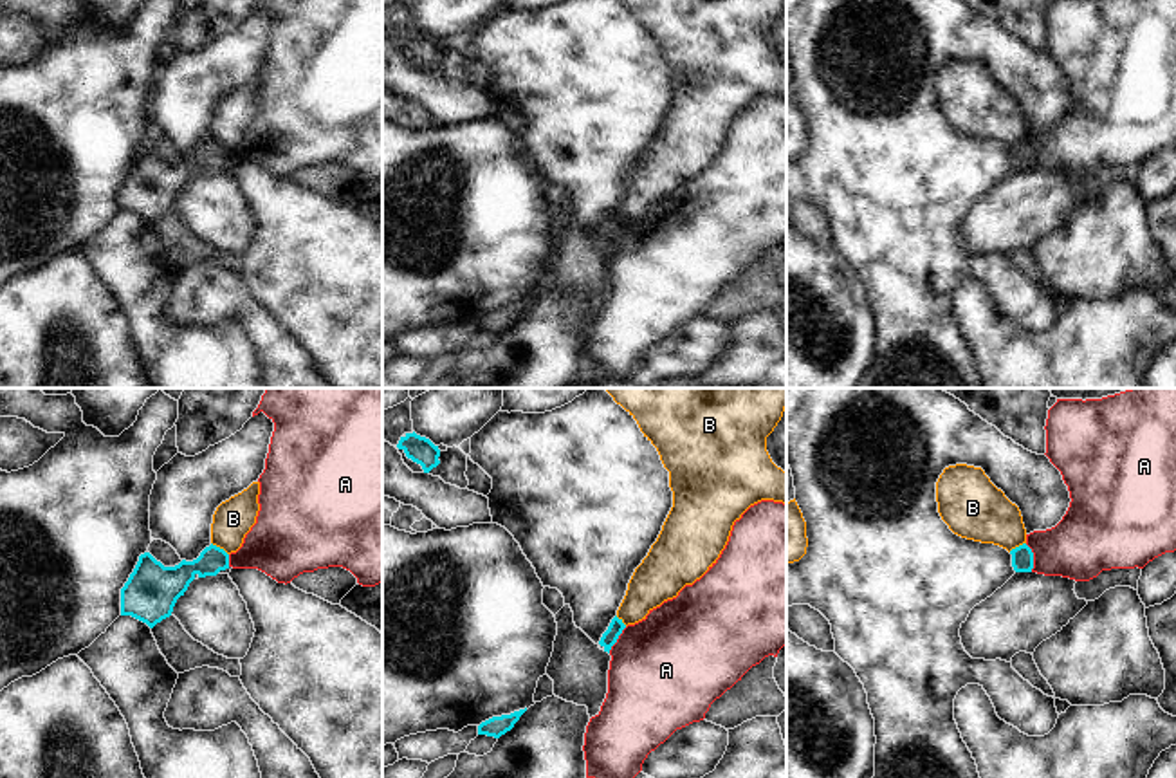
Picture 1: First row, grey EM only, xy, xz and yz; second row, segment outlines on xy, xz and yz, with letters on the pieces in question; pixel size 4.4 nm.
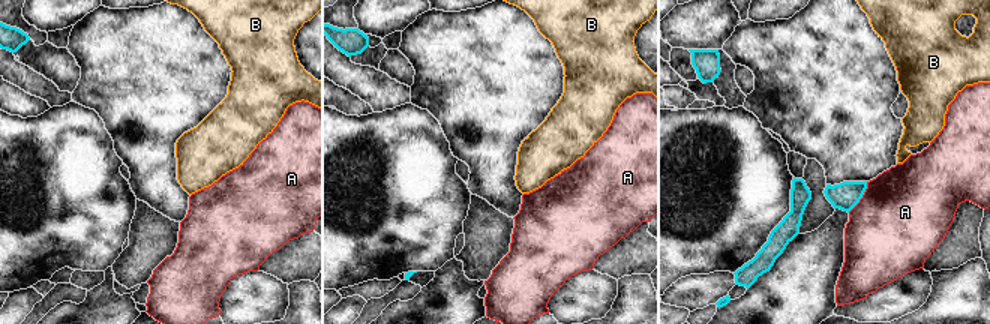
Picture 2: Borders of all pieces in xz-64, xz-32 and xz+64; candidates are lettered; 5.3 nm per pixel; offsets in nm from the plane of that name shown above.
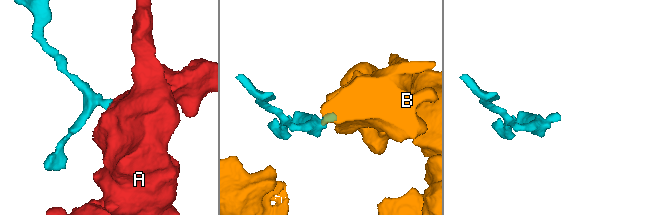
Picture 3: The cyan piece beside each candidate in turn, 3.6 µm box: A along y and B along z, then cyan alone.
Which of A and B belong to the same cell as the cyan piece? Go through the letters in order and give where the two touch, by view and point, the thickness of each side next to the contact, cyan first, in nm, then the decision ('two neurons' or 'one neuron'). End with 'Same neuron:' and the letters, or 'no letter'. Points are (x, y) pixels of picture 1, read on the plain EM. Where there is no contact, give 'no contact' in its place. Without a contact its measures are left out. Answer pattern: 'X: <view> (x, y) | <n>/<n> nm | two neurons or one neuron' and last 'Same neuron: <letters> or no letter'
A: yz (1032, 154) | 100/300 nm | two neurons
B: xy (219, 143) | 130/180 nm | two neurons
Same neuron: no letter

